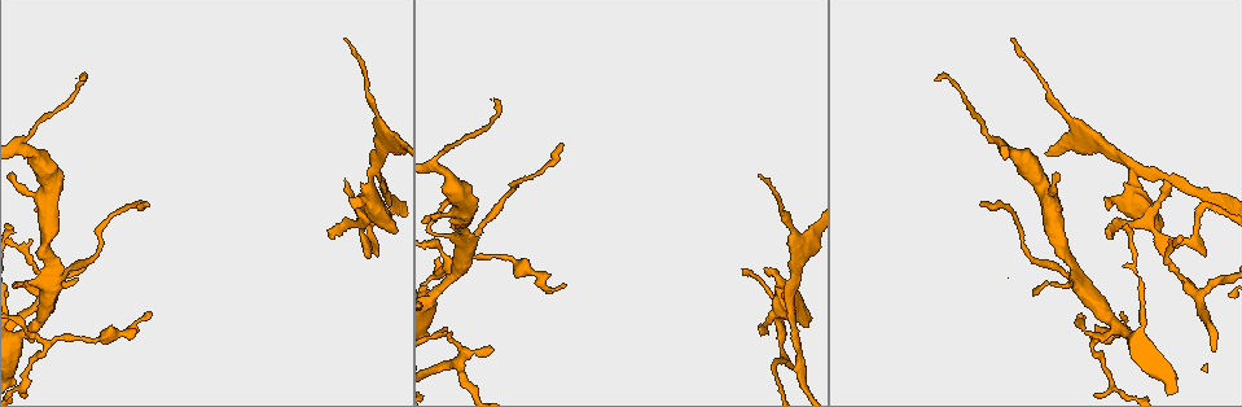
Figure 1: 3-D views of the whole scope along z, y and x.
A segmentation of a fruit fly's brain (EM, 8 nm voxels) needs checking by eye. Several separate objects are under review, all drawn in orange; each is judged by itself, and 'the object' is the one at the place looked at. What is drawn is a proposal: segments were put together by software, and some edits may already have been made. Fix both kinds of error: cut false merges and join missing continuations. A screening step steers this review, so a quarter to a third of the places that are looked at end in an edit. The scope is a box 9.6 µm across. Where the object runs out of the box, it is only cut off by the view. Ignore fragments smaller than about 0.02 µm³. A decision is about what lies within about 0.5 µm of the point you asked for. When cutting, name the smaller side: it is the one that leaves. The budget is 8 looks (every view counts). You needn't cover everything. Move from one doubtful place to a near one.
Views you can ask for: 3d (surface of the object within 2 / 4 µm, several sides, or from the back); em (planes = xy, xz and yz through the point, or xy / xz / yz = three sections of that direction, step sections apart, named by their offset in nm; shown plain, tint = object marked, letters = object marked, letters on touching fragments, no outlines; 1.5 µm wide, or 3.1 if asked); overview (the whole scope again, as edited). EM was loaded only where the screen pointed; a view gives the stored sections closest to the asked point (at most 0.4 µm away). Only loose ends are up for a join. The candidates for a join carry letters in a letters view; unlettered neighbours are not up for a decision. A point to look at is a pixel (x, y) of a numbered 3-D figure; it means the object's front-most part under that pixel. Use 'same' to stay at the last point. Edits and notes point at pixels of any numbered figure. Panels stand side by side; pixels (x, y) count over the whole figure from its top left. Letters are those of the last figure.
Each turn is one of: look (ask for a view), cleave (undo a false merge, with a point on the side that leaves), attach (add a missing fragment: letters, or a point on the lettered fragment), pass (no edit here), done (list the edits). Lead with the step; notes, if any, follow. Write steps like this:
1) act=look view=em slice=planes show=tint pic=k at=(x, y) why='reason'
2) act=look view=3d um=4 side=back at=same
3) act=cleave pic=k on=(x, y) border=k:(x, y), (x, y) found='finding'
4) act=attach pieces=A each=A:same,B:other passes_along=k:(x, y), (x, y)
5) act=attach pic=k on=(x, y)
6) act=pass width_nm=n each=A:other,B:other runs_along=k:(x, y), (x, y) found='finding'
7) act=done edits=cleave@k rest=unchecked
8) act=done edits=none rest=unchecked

act=look view=em slice=planes show=letters pic=1 at=(786, 299) why='three arms meet'

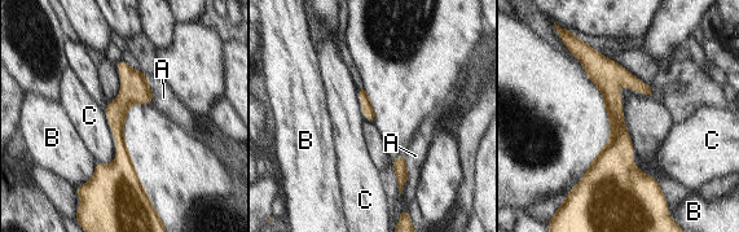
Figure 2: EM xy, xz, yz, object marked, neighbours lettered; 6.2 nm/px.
act=pass each=A:other,B:other,C:other runs_along=2:(584, 47), (608, 78), (615, 192) found='one neuron here'

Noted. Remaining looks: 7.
act=look view=3d um=4 pic=1 at=(29, 327) why='small branch off a trunk'

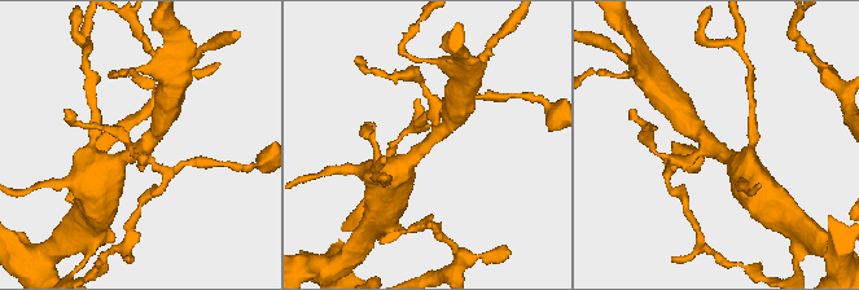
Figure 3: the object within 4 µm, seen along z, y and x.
act=look view=em slice=yz step=8 show=tint pic=3 at=(712, 142) arms=4 why='need the tissue'

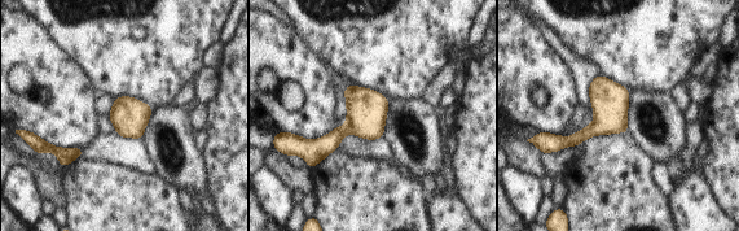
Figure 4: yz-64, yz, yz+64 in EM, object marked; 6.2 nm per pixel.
act=look view=em slice=planes show=letters at=same why='another direction'

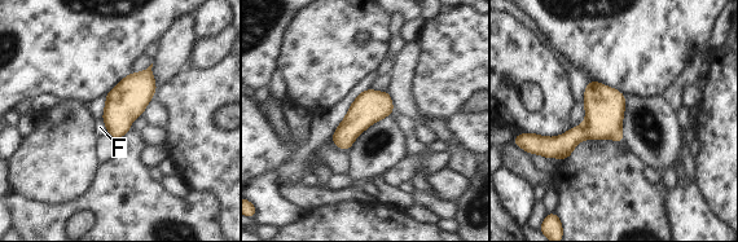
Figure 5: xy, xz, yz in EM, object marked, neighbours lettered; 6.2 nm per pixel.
act=pass each=F:other border=5:(101, 118), (108, 132) found='continuous, no second neuron'

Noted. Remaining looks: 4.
act=look view=em slice=planes show=letters pic=1 at=(498, 99) why='tapers out'

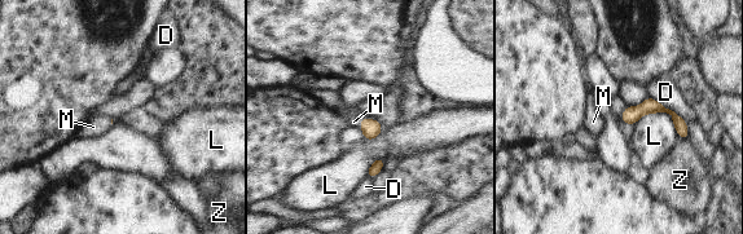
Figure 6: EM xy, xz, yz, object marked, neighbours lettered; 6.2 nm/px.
act=attach pieces=M each=D:other,L:other,M:same,Z:other passes_along=6:(370, 128), (361, 123), (354, 122) found='it goes on there'

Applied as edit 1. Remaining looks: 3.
act=done edits=attach@6 rest=unchecked

